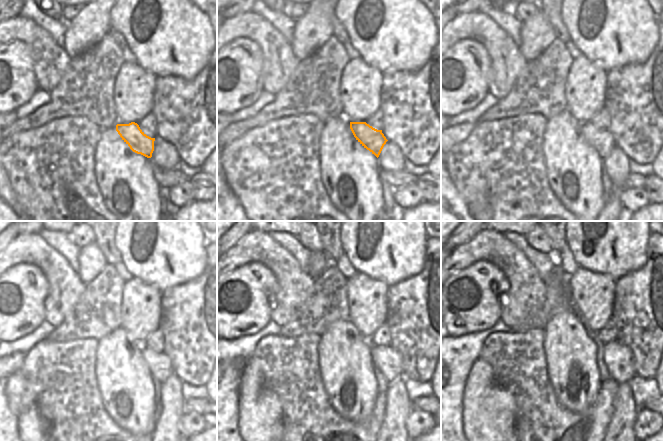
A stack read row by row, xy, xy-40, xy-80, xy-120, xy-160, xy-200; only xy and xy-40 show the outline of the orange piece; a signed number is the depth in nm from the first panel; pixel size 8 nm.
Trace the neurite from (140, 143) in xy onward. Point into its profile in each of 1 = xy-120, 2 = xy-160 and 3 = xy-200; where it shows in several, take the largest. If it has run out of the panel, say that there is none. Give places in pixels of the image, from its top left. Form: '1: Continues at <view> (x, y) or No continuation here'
1: Continues at xy-120 (159, 365)
2: Continues at xy-160 (386, 359)
3: Continues at xy-200 (617, 357).

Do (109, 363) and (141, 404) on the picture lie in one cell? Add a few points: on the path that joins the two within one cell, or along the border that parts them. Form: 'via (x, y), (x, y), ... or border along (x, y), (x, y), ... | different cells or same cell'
via (119, 373), (135, 394) | same cell

